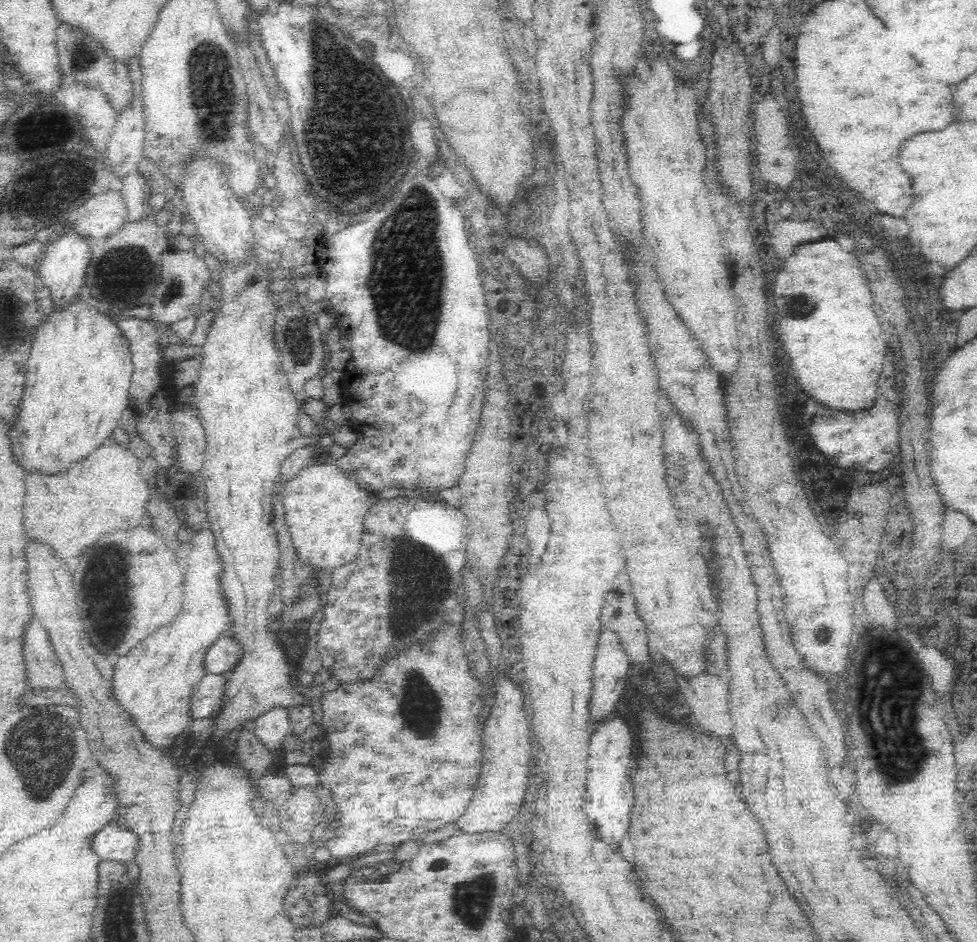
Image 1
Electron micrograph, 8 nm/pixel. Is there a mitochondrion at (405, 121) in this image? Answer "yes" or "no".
no

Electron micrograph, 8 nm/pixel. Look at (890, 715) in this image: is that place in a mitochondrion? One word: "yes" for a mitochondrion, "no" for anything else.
yes

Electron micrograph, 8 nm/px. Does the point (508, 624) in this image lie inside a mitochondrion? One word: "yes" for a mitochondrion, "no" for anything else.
no

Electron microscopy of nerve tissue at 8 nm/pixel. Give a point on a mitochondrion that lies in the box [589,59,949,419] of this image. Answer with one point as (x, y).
(805, 307)

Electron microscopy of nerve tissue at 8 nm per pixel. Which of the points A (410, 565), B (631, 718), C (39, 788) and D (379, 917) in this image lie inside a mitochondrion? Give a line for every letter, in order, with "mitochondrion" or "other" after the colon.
A: mitochondrion
B: other
C: mitochondrion
D: other

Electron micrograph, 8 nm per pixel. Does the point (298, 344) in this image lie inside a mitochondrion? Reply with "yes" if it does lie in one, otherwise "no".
yes

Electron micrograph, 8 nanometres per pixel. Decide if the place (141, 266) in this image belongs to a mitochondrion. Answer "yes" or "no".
yes

